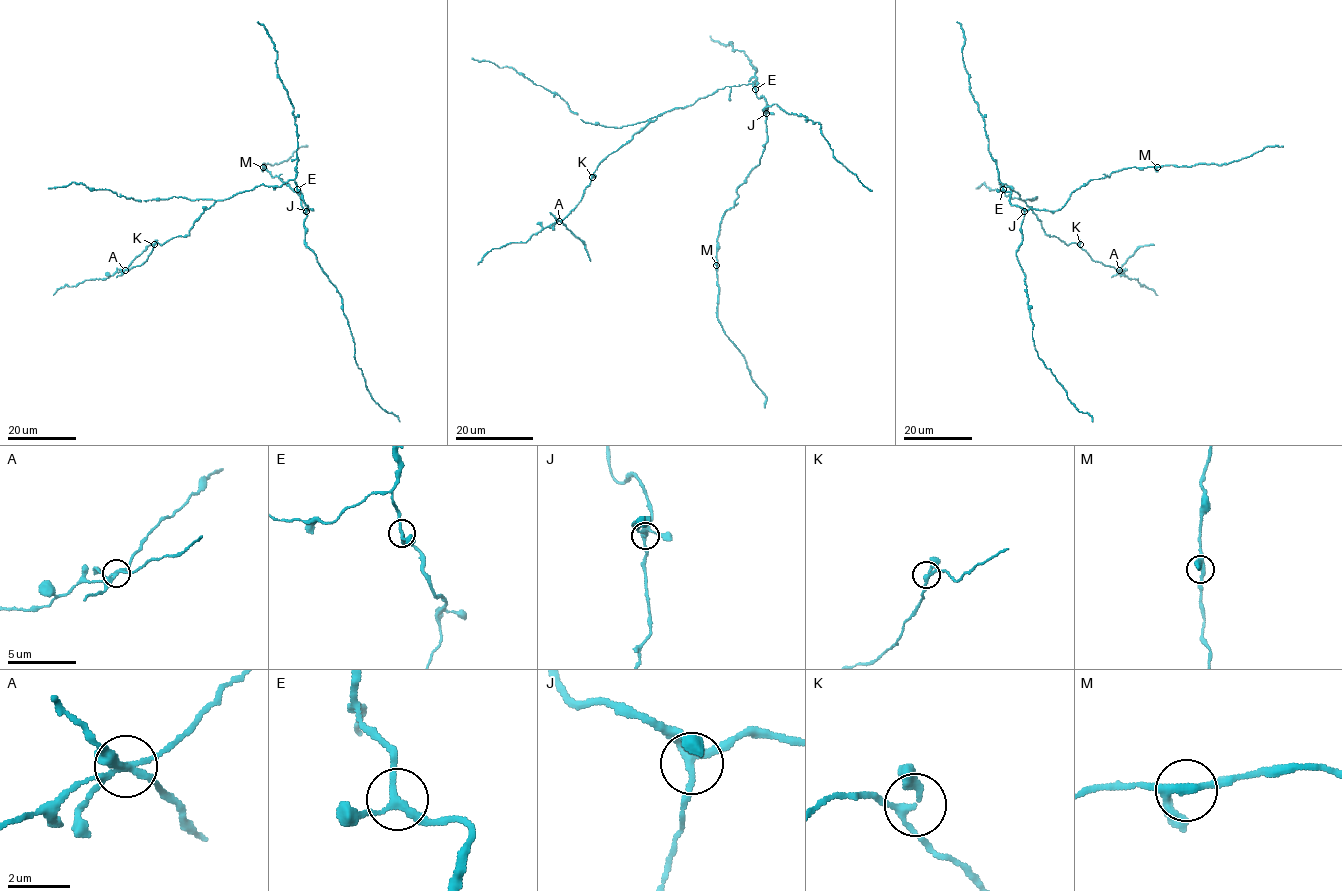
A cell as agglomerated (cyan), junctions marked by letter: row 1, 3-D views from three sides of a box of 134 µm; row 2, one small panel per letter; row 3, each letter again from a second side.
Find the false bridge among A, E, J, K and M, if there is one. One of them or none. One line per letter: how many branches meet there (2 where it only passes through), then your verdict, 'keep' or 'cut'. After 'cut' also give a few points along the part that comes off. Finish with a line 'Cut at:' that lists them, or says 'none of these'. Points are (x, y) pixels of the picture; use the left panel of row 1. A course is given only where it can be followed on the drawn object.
A: 5 | cut | (125, 270), (152, 245)
E: 3 | keep
J: 3 | keep
K: 3 | keep
M: 3 | keep
Cut at: A

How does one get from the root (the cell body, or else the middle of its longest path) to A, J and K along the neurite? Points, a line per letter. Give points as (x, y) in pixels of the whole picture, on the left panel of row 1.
A: (296, 184), (294, 179), (279, 187), (260, 184), (217, 200), (188, 235), (155, 243), (145, 262), (125, 270)
J: (296, 184), (308, 206), (306, 211)
K: (296, 184), (294, 179), (279, 187), (260, 184), (217, 200), (194, 223), (188, 235), (154, 244)

